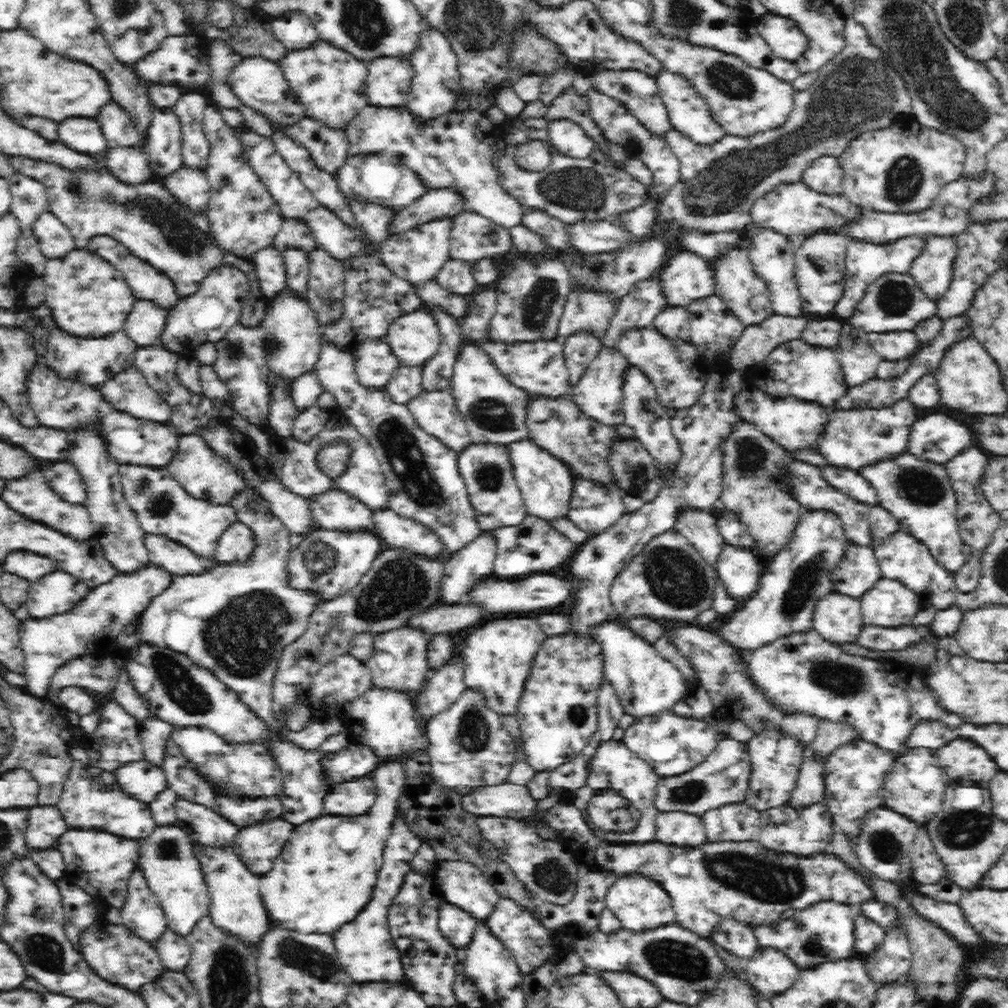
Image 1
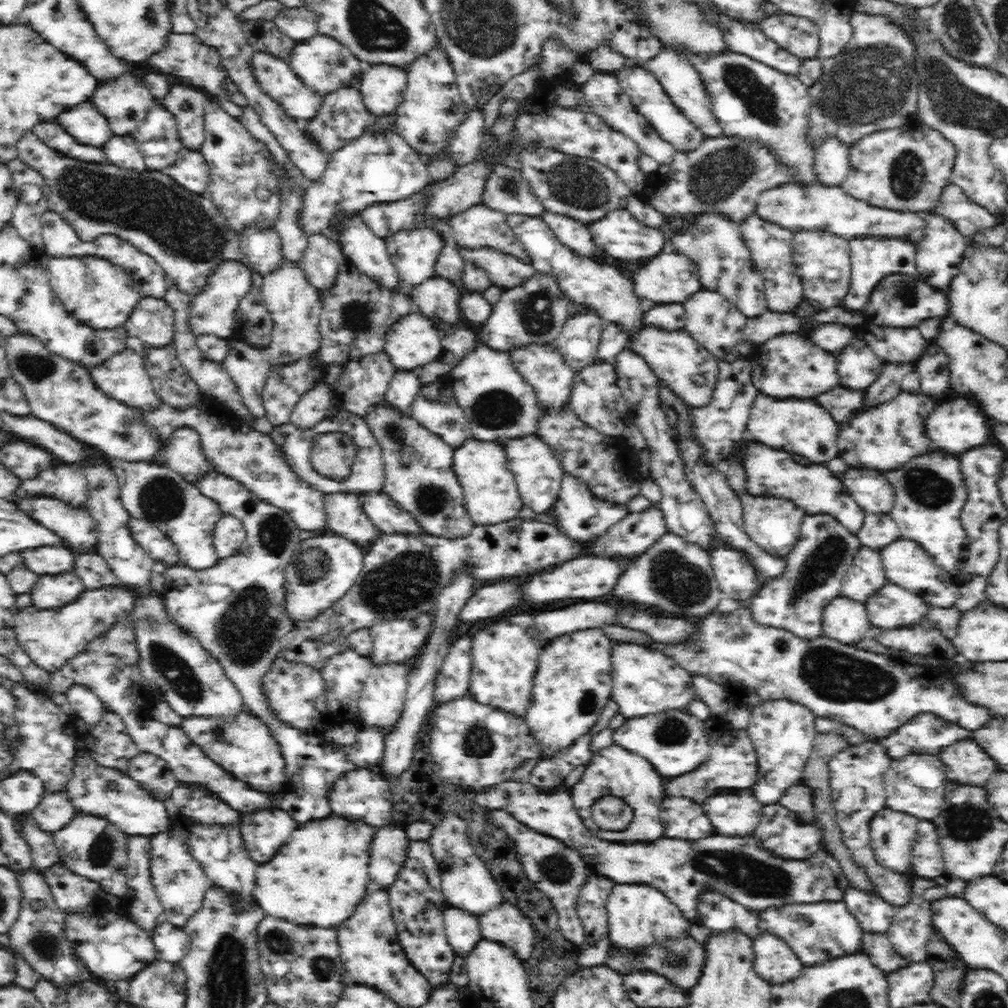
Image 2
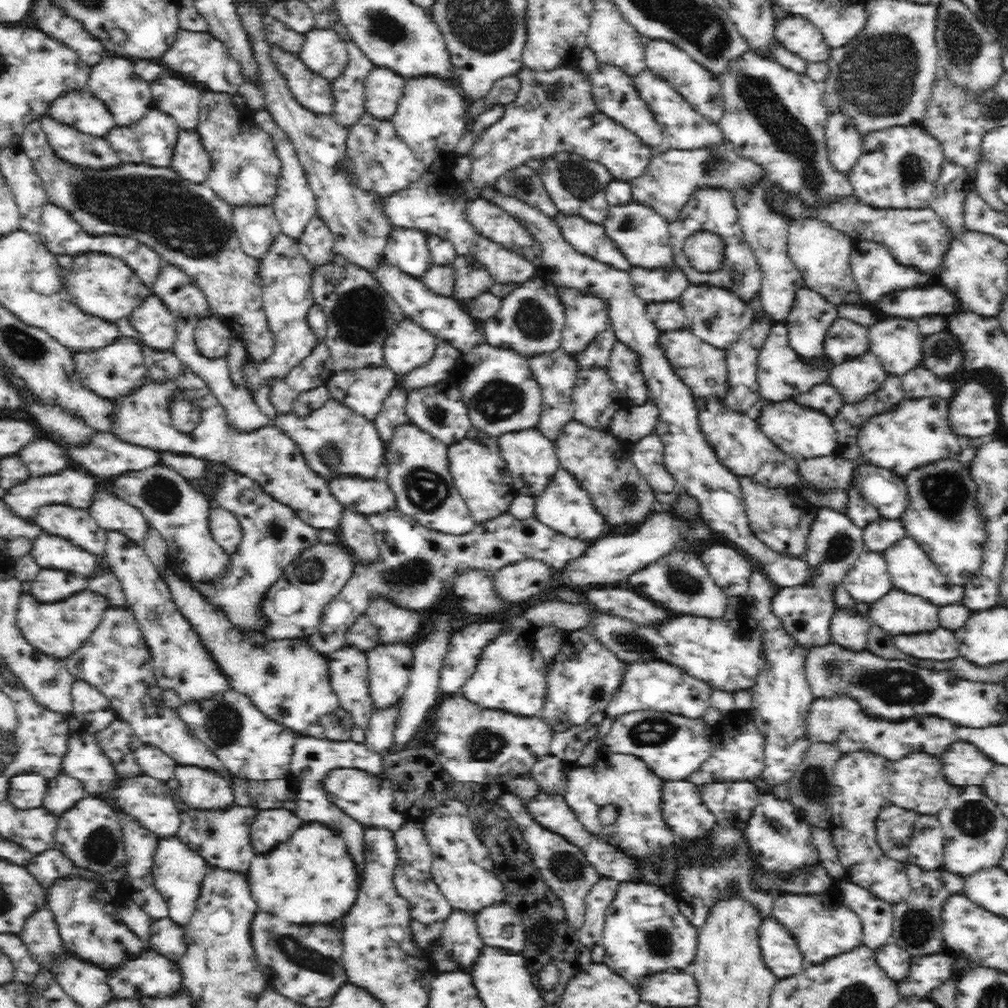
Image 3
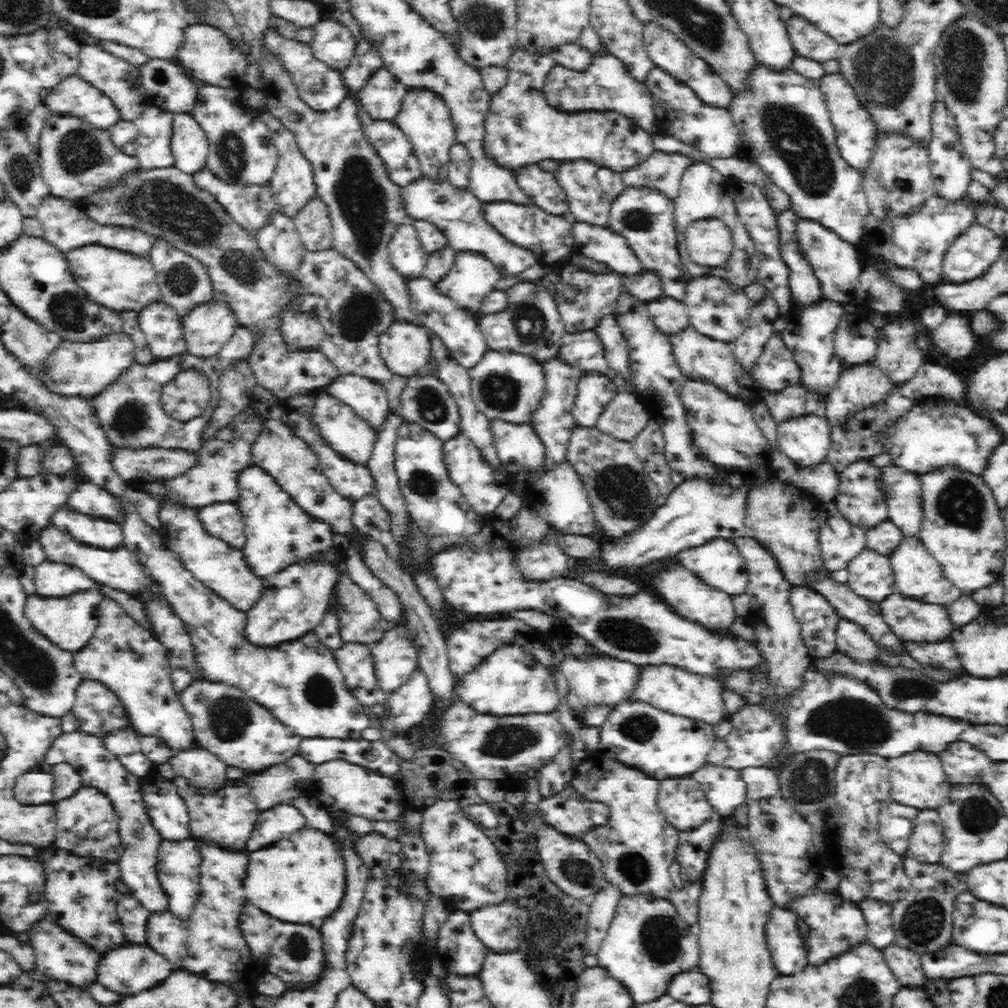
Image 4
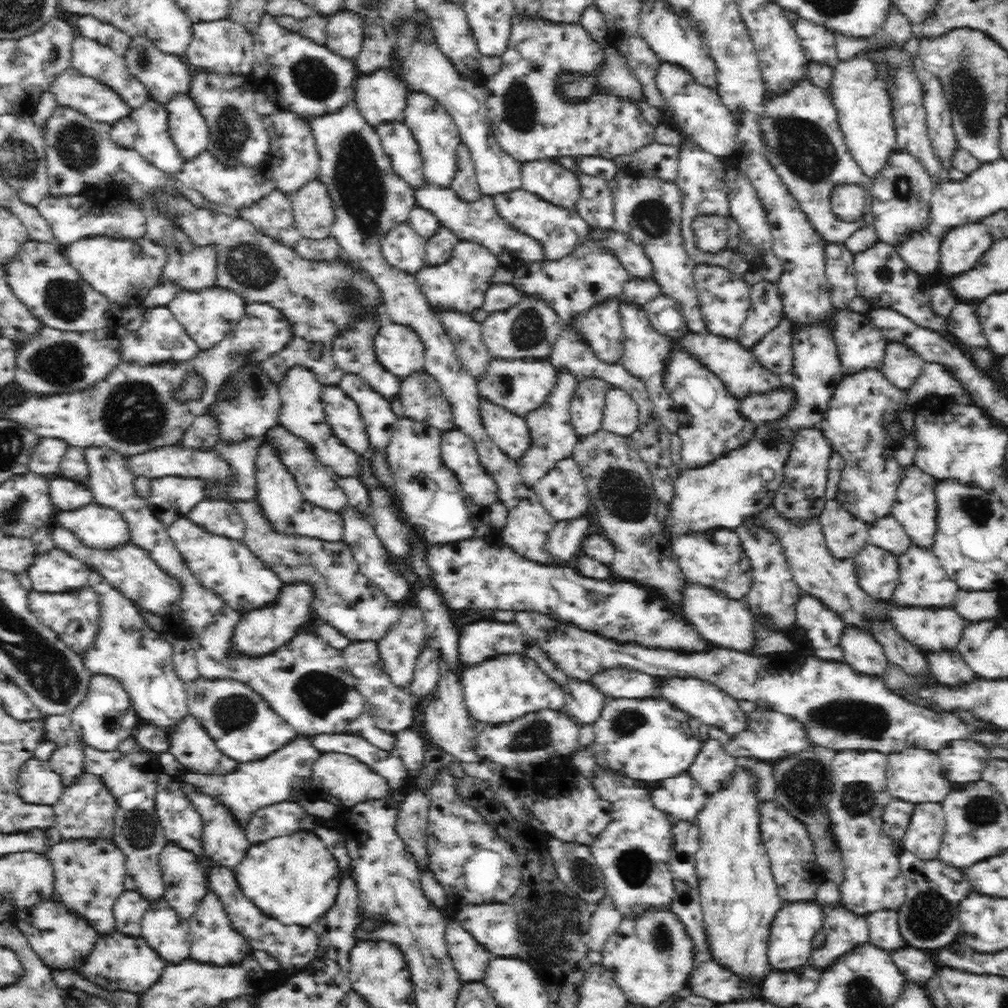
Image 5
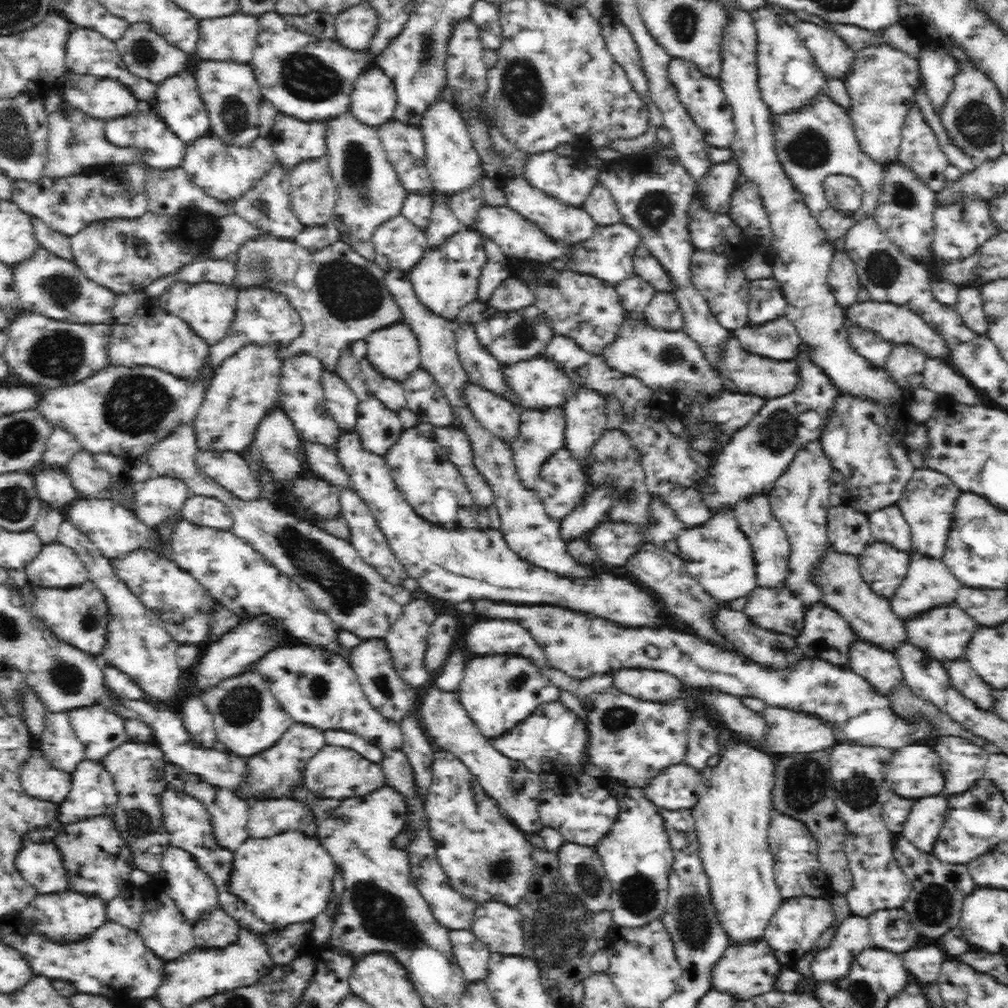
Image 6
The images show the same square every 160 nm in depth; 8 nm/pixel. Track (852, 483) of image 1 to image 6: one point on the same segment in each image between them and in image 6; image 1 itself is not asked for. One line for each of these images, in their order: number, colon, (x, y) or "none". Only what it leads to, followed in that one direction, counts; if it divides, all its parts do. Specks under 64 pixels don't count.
2: (870, 488)
3: (887, 491)
4: (904, 489)
5: (916, 507)
6: (928, 504)

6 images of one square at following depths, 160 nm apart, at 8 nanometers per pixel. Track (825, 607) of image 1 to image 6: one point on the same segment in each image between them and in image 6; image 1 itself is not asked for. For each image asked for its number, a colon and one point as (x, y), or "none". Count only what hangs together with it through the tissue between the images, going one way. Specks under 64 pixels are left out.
2: (844, 620)
3: (849, 630)
4: (851, 640)
5: (862, 652)
6: (881, 669)

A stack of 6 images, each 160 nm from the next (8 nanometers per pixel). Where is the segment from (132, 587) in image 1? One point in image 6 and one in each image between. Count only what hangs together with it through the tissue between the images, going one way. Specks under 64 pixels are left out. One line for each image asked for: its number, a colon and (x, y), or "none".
2: (51, 637)
3: (59, 628)
4: (71, 621)
5: (74, 616)
6: (79, 616)

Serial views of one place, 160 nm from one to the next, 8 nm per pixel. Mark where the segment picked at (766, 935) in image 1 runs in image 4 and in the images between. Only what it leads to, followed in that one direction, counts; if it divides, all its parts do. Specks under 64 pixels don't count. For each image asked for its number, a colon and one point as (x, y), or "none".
2: (817, 931)
3: (823, 929)
4: (836, 925)

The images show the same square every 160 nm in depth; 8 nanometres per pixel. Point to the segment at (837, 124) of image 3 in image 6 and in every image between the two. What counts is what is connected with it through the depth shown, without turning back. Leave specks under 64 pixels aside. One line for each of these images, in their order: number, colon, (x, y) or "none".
4: (857, 135)
5: (862, 89)
6: (883, 85)

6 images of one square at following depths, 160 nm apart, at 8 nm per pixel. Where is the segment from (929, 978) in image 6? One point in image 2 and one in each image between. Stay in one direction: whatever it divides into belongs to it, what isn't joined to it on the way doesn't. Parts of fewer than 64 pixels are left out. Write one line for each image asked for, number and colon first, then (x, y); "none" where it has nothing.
2: (879, 948)
3: (896, 961)
4: (907, 966)
5: (917, 966)

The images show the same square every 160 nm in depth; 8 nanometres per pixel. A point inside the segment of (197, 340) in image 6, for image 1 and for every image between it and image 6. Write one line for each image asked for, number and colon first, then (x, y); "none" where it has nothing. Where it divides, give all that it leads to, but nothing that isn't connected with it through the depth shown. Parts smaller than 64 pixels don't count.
1: (145, 325)
2: (152, 321)
3: (156, 326)
4: (161, 325)
5: (160, 339)

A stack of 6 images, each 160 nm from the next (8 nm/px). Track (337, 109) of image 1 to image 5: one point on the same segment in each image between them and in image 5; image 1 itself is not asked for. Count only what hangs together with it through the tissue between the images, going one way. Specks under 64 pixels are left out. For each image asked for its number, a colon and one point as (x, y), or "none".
2: (324, 64)
3: (325, 52)
4: (334, 43)
5: (346, 30)

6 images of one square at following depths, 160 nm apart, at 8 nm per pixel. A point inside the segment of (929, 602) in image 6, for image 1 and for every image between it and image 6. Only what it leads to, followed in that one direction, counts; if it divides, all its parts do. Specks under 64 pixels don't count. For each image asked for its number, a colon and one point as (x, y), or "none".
1: (902, 558)
2: (906, 564)
3: (910, 569)
4: (918, 575)
5: (923, 582)

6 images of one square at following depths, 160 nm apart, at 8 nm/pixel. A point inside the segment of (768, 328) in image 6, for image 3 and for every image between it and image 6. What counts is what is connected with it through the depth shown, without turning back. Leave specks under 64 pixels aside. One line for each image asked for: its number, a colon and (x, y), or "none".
3: (781, 373)
4: (775, 368)
5: (774, 350)

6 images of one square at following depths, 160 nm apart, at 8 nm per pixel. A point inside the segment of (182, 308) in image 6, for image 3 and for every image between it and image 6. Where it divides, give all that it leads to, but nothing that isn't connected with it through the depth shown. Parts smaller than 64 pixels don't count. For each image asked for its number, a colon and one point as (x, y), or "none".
3: (213, 337)
4: (207, 326)
5: (208, 314)

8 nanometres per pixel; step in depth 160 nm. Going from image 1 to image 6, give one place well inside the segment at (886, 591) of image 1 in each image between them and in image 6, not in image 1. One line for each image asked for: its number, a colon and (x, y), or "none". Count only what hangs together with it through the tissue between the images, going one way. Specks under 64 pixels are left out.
2: (893, 607)
3: (899, 613)
4: (914, 622)
5: (932, 630)
6: (944, 634)

